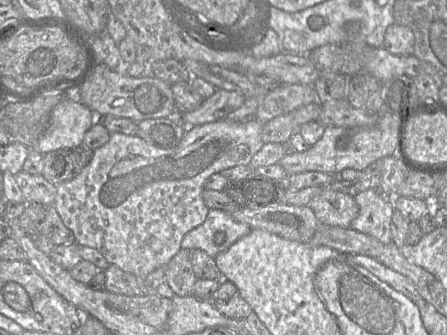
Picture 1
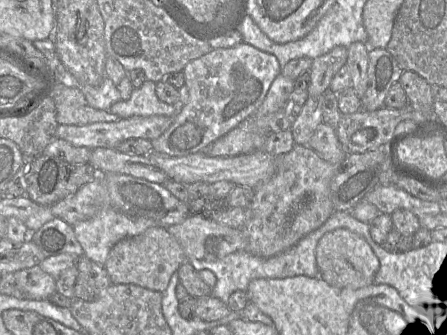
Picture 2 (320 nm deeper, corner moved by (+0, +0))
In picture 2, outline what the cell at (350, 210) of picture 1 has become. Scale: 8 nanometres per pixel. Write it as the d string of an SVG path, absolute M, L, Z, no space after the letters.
M344 228L324 234L316 248L319 276L336 288L359 289L370 286L380 268L380 261L368 242L360 235Z

